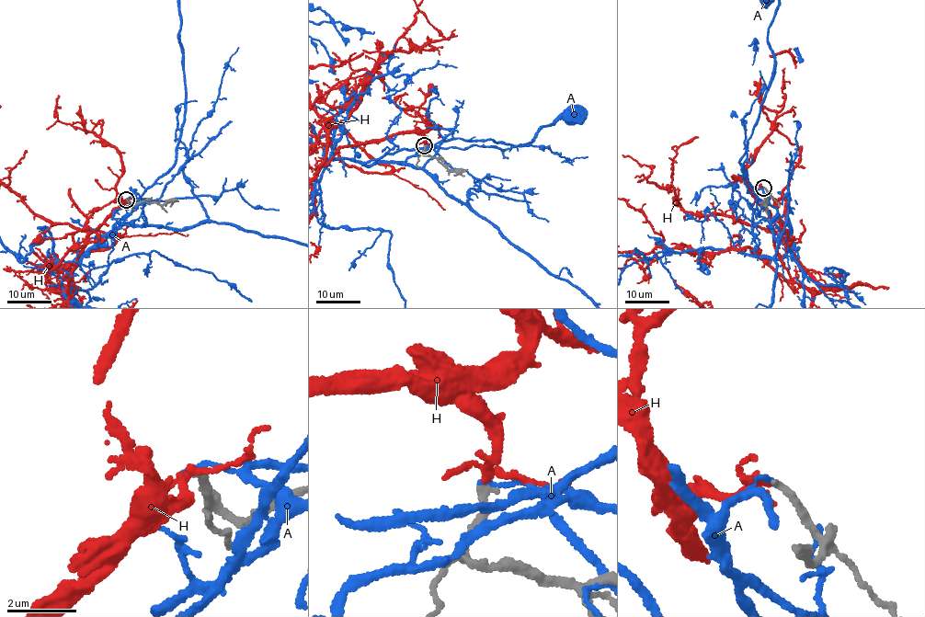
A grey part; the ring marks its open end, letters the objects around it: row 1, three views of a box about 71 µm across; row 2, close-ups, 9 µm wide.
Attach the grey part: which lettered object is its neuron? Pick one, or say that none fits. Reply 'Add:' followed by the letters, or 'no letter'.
Add: H

